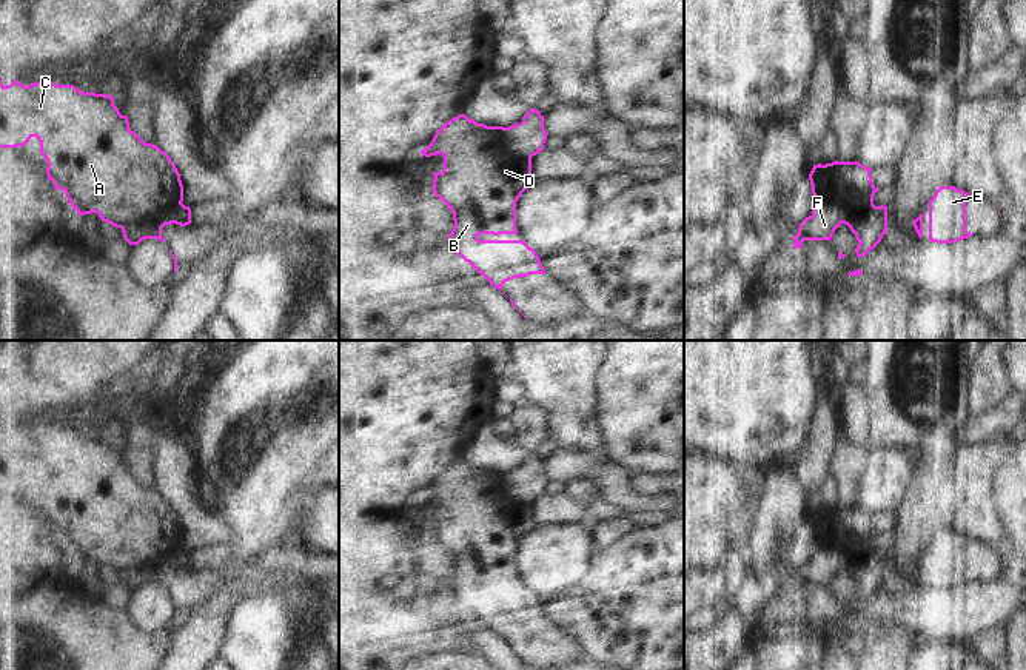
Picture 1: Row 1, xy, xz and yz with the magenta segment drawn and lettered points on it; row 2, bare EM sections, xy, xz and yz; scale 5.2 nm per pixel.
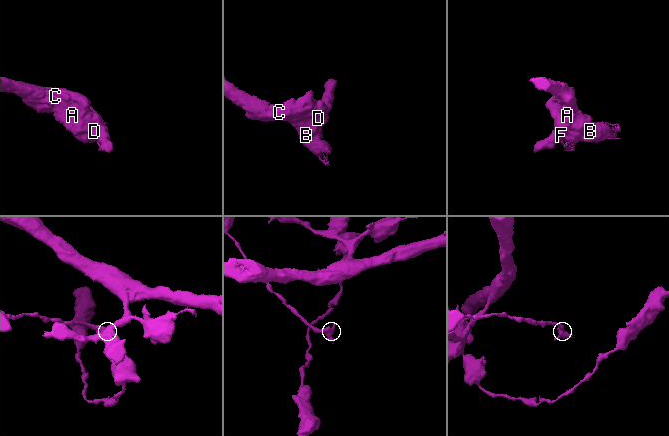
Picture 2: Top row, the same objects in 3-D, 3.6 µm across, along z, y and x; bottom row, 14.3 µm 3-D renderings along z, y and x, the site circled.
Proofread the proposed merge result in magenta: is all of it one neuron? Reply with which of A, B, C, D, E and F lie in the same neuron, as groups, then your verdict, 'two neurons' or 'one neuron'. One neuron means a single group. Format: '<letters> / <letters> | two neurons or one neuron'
A B C D E / F | two neurons

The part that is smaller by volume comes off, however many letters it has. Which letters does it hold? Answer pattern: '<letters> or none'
F

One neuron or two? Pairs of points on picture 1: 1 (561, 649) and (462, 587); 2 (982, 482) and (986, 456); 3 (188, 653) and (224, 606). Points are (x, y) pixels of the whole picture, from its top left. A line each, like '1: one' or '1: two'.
1: one
2: one
3: one

